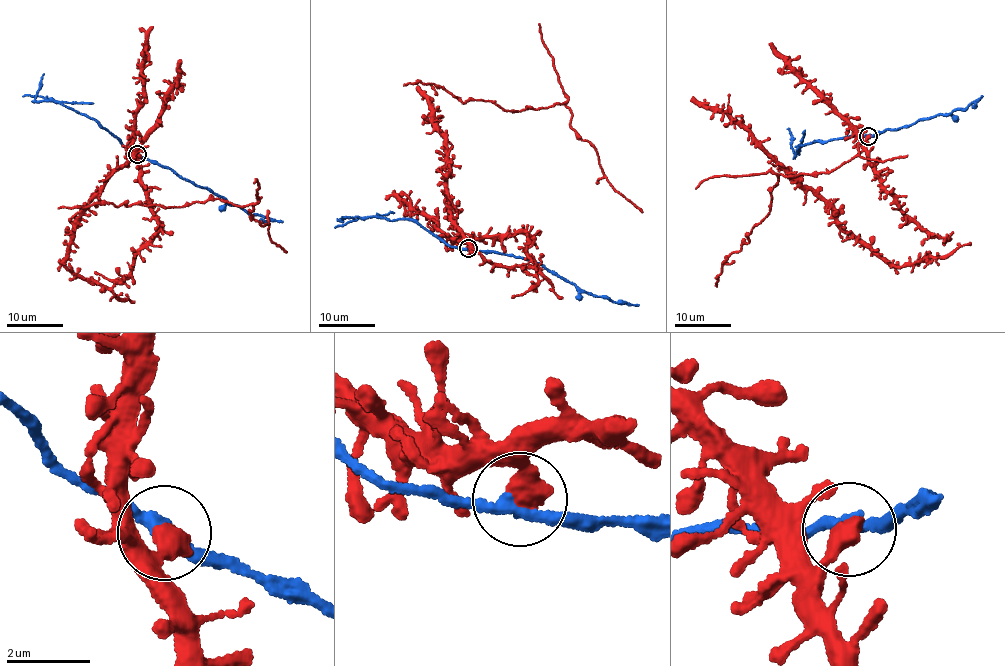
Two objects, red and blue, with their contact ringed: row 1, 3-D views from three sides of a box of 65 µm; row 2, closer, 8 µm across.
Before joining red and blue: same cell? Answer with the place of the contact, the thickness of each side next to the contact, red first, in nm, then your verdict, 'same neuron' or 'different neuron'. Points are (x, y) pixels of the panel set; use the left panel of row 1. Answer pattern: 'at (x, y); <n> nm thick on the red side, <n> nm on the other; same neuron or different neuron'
at (137, 154); 600 nm thick on the red side, 280 nm on the other; different neuron

